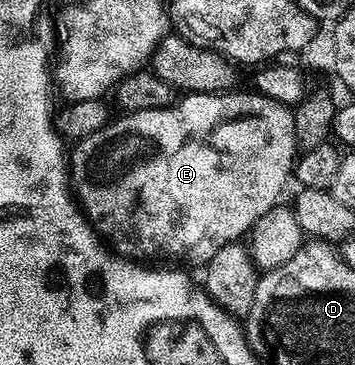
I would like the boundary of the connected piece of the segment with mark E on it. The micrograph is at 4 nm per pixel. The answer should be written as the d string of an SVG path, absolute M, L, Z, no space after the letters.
M239 90L237 93L222 93L217 97L201 93L186 93L172 107L164 109L144 109L123 114L96 133L77 140L78 147L69 152L68 170L72 180L72 191L79 207L82 208L91 227L117 254L135 261L154 261L157 255L167 255L170 259L183 259L186 263L205 265L224 245L237 243L251 230L258 218L277 206L282 198L286 182L291 182L298 142L294 136L294 113L289 106L278 103L266 95Z

